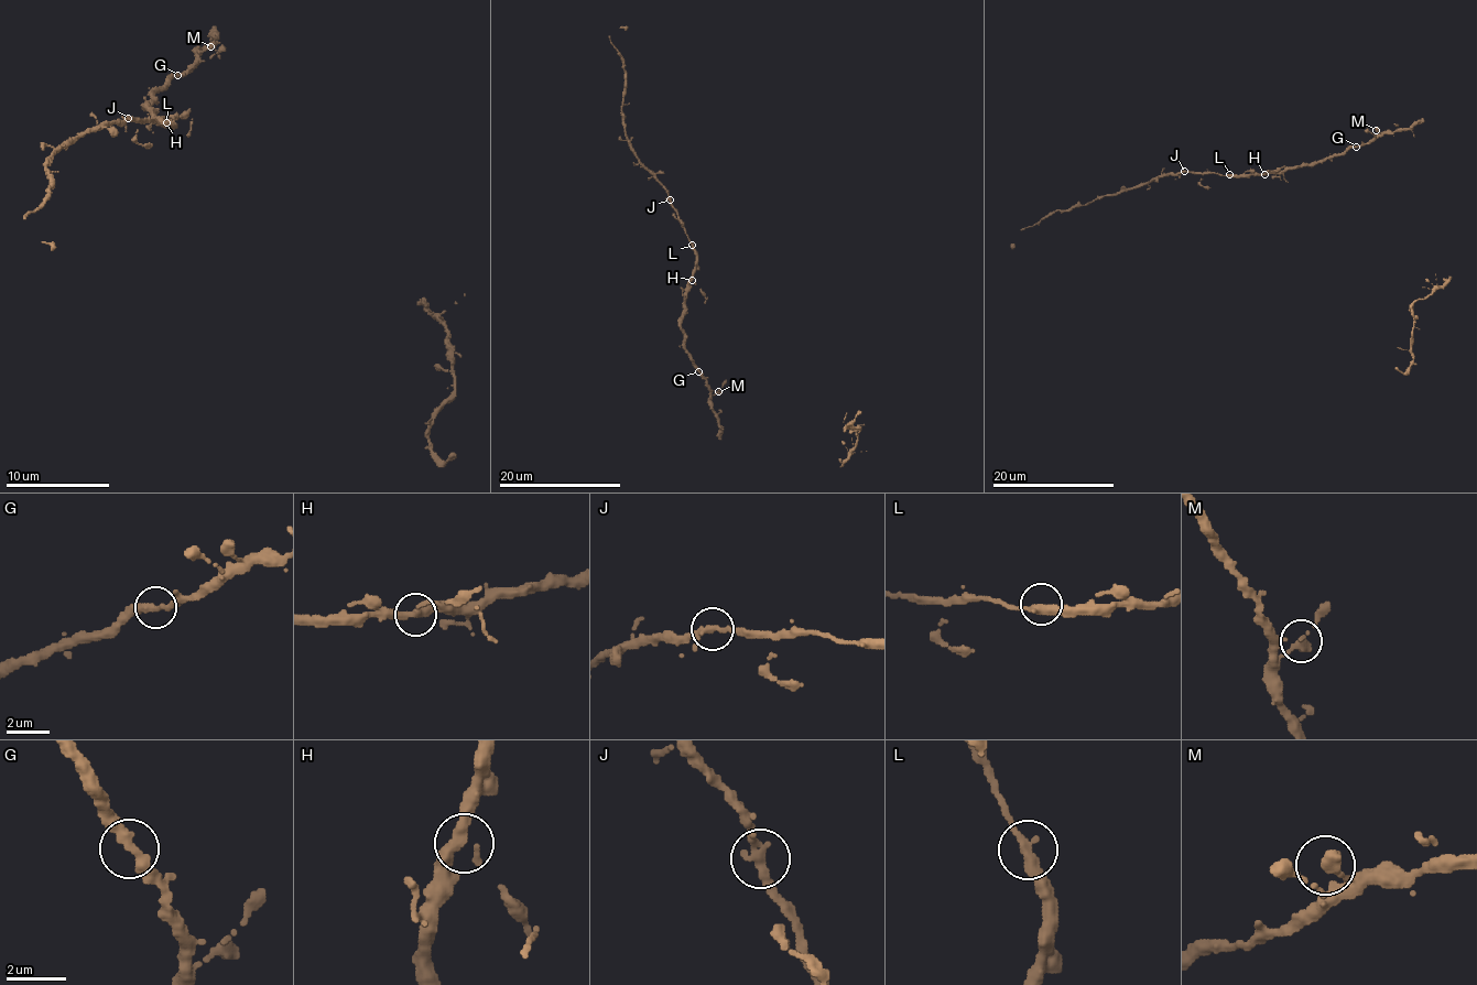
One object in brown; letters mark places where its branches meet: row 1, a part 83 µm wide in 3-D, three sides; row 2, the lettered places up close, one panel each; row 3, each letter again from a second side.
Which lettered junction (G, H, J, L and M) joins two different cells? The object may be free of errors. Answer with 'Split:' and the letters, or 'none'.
Split: none

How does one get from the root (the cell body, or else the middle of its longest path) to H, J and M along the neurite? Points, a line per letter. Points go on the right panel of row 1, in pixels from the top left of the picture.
H: (1344, 151), (1312, 163), (1264, 174)
J: (1344, 151), (1312, 163), (1263, 174), (1224, 175), (1184, 171)
M: (1344, 151), (1371, 142), (1380, 133), (1376, 130)

